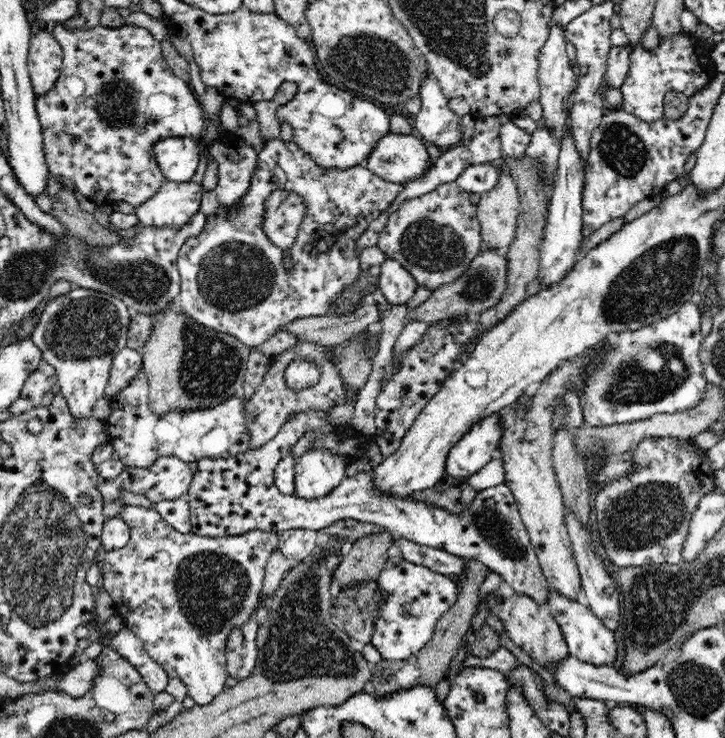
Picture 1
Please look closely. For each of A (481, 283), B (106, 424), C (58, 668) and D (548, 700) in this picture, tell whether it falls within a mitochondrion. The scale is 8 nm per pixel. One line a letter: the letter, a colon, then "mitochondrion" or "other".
A: mitochondrion
B: other
C: other
D: other

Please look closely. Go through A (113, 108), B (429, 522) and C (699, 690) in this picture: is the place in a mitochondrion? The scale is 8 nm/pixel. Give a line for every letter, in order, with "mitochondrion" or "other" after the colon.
A: mitochondrion
B: other
C: mitochondrion

